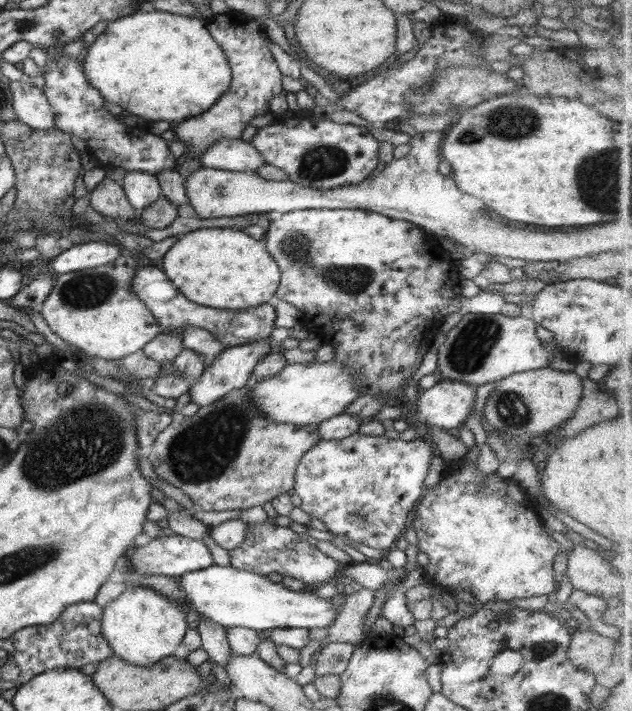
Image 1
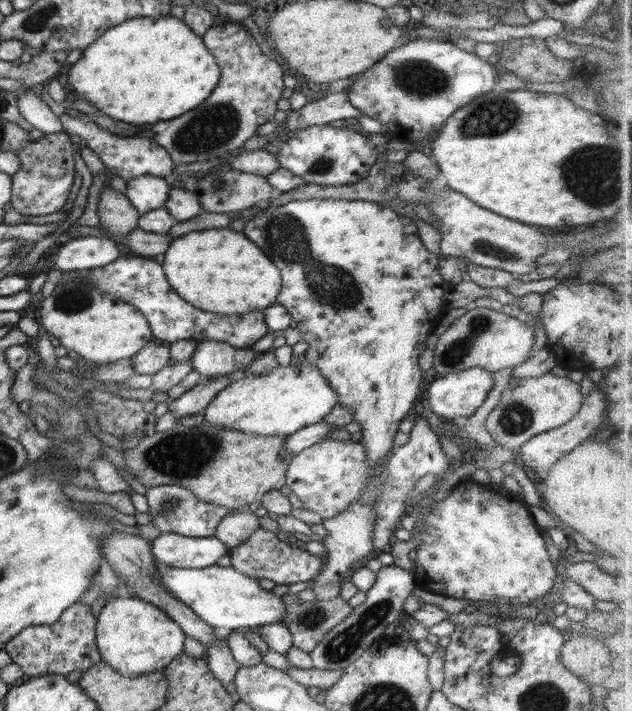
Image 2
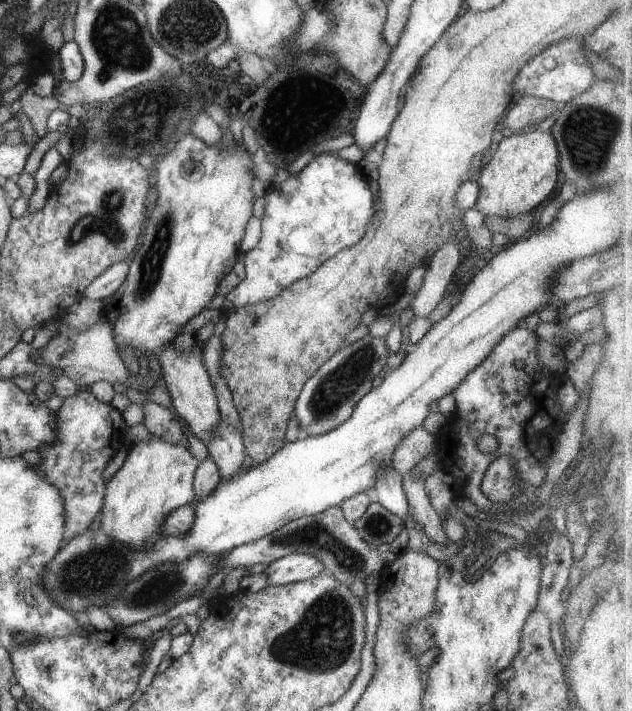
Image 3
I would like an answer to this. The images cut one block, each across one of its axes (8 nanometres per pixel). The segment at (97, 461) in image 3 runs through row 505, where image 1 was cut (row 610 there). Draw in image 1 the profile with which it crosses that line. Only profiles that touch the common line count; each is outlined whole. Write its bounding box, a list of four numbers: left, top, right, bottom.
[12,602,112,684]

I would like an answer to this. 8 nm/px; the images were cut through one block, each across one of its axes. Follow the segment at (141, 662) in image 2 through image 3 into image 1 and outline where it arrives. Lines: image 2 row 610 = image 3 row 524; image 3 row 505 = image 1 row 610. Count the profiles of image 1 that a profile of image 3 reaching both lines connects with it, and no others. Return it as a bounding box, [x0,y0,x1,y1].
[101,585,188,666]

